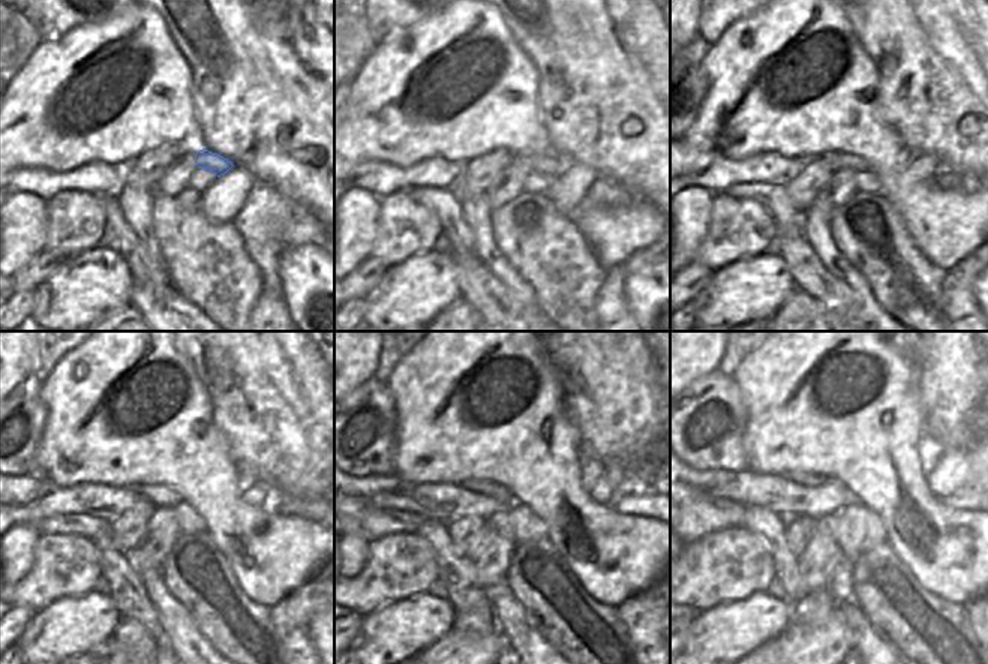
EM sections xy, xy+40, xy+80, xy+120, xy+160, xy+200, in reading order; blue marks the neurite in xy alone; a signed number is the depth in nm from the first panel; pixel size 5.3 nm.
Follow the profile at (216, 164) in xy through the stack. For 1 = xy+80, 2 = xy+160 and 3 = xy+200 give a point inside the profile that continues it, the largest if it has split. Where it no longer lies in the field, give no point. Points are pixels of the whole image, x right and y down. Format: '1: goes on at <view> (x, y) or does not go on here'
1: goes on at xy+80 (837, 159)
2: goes on at xy+160 (501, 493)
3: goes on at xy+200 (808, 480)

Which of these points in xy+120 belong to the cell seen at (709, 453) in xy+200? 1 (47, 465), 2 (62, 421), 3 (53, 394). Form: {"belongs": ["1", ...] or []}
{"belongs": []}

